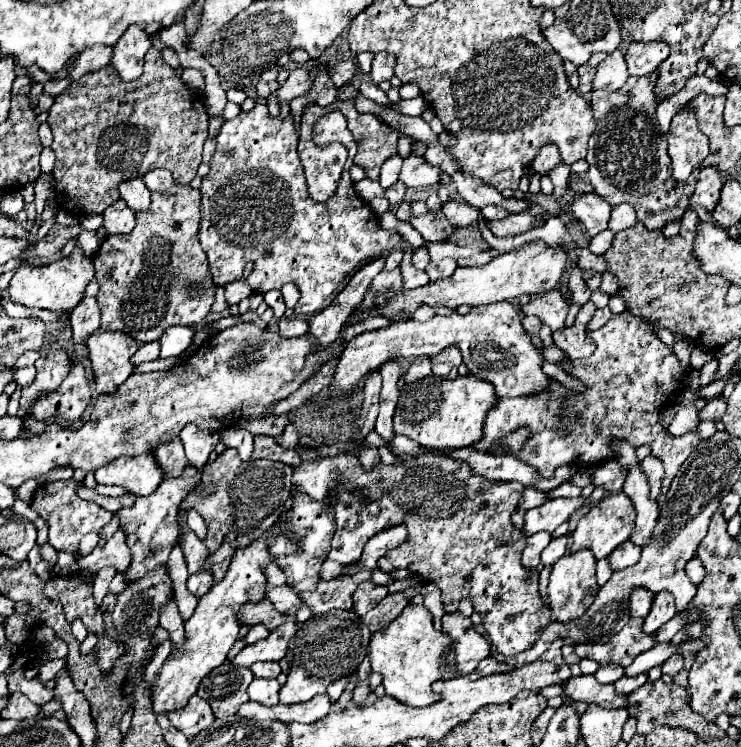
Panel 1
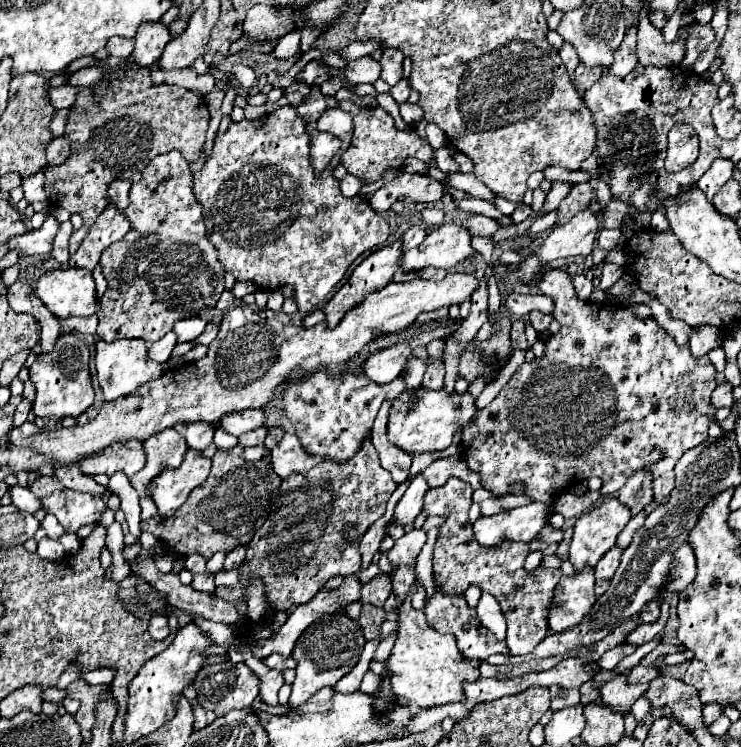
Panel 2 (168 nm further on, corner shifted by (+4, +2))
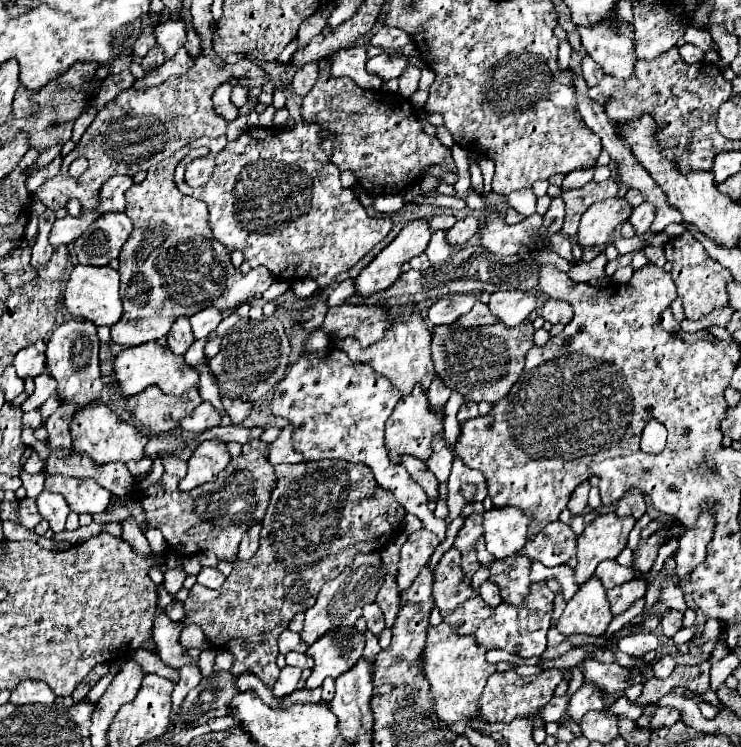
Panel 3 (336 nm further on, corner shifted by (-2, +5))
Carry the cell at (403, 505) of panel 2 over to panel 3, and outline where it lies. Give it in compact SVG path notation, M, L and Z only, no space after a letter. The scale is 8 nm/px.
M436 435L432 441L432 449L434 451L432 451L430 459L426 461L426 465L438 477L438 481L446 481L450 475L450 469L452 469L452 461L454 461L452 447L448 445L444 435Z

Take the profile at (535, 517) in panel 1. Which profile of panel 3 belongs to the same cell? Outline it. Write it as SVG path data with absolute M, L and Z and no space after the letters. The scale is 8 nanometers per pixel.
M492 507L484 513L484 533L486 547L496 559L514 555L526 543L526 533L530 525L530 515L518 511L516 507L498 509Z

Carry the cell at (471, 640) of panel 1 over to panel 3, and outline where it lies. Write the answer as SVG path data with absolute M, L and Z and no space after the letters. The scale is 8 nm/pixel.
M454 547L442 555L442 559L434 569L434 575L436 575L434 581L436 607L440 609L444 621L450 623L450 627L454 627L454 631L458 631L460 635L474 635L476 643L480 643L486 649L504 649L524 659L542 655L544 647L547 647L547 633L550 629L552 601L554 601L554 593L548 589L546 581L532 583L530 595L520 607L506 603L500 603L498 607L490 607L488 603L484 603L478 591L472 589L472 579L462 573L460 551Z

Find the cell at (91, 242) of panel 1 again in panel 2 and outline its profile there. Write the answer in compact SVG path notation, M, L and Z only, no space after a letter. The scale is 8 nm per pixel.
M128 62L116 66L112 72L106 72L102 80L92 86L80 86L74 104L68 108L68 122L64 130L64 138L70 142L70 156L66 162L58 166L48 166L44 190L52 206L66 208L68 212L78 212L84 218L80 230L74 231L70 237L70 254L76 254L80 242L96 222L98 214L108 206L108 184L120 178L132 178L134 172L142 172L152 158L158 154L166 154L170 150L178 150L186 162L196 162L200 150L204 146L206 128L208 128L208 108L202 96L194 92L170 86L170 84L152 84L150 68L136 68L136 64Z

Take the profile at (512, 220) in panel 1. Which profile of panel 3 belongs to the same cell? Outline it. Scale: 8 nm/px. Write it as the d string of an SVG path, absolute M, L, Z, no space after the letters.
M470 215L446 231L446 243L452 247L456 247L456 245L460 247L460 245L468 243L478 233L478 229L480 229L480 221Z

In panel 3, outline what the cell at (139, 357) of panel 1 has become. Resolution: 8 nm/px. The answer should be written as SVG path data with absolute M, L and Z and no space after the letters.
M178 317L168 333L168 347L172 351L176 351L178 355L186 353L188 347L194 343L194 335L192 335L192 329L190 329L190 321L188 317Z

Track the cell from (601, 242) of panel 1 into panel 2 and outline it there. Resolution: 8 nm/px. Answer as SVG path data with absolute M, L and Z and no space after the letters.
M600 230L596 238L596 246L602 250L612 250L618 246L620 236L622 236L622 230Z

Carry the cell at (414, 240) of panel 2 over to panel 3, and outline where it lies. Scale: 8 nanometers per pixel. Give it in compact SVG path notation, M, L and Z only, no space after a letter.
M438 215L438 217L432 217L430 219L430 225L432 225L432 231L436 229L450 229L454 226L457 219L452 215Z

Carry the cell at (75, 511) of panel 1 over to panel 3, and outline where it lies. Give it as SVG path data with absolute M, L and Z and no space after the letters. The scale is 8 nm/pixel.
M48 475L46 477L46 491L60 493L68 501L74 513L102 513L108 509L110 491L100 487L94 479L76 479L64 475Z

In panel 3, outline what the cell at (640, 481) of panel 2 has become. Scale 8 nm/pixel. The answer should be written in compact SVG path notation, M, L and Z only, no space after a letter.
M630 493L630 495L624 495L618 503L616 503L616 509L614 513L618 517L634 517L634 519L640 519L644 513L646 513L646 499L642 493Z

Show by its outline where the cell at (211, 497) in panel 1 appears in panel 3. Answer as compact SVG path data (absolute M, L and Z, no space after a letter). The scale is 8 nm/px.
M254 439L242 447L242 455L234 457L230 465L220 473L214 483L206 483L192 491L180 491L179 482L185 476L187 462L176 455L164 455L164 475L144 491L138 491L138 499L146 513L146 525L160 529L170 547L190 553L214 551L218 559L234 561L238 543L250 525L264 517L270 495L276 487L274 467L266 457L266 443Z

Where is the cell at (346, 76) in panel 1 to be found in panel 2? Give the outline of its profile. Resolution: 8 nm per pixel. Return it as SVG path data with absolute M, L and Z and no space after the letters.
M364 56L364 58L358 58L358 60L352 60L348 62L348 66L344 68L344 78L348 84L356 86L360 82L370 82L374 84L380 76L380 64L370 58L370 56Z

